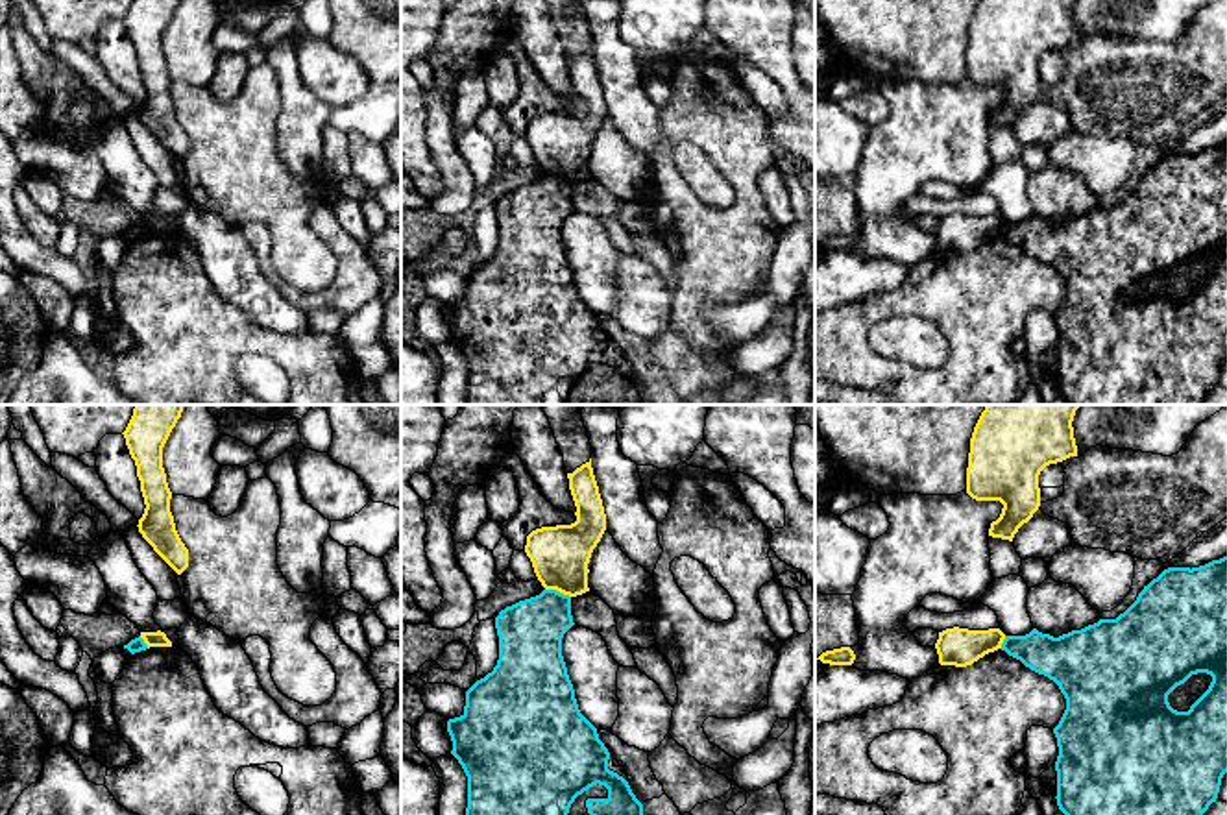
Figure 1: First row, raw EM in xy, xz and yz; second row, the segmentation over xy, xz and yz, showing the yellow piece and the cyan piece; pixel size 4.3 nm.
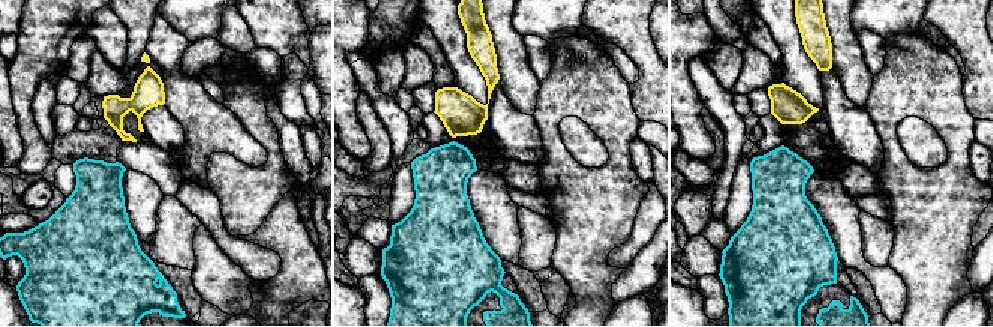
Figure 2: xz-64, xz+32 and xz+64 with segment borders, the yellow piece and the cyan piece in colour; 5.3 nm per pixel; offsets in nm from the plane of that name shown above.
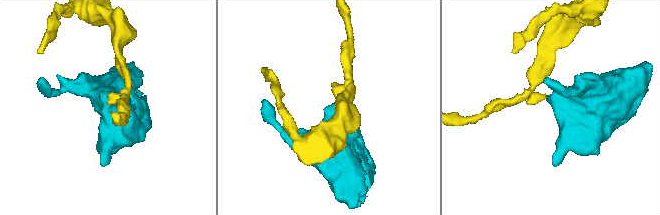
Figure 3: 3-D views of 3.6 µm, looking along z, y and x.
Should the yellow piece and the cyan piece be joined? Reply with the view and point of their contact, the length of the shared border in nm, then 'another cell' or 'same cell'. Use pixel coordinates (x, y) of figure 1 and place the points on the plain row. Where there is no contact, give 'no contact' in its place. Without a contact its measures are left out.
xz (558, 176) | 120 nm | another cell

